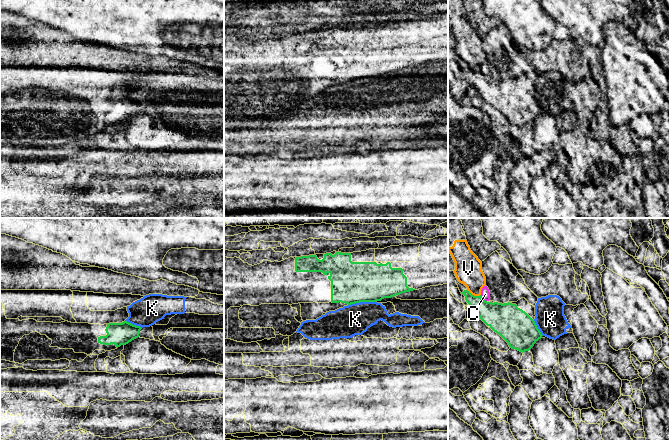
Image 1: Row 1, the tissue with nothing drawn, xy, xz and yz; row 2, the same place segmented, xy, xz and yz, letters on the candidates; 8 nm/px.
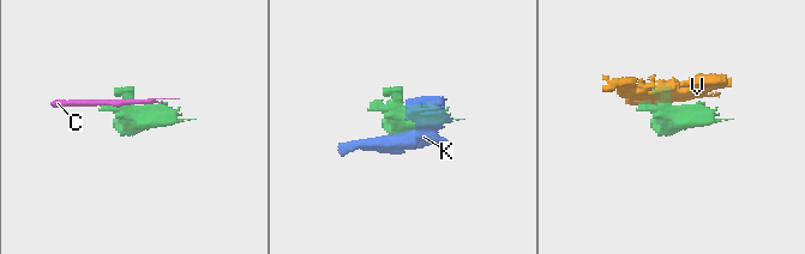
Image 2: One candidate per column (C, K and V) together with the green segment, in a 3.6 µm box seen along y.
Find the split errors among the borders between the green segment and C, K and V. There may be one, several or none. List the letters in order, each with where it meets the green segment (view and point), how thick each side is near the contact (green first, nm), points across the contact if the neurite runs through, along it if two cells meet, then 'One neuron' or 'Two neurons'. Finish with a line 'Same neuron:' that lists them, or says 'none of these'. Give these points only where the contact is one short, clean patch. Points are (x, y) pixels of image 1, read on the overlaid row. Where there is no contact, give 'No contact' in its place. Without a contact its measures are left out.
C: Touches green at yz (480, 296). Thickness 240 nm (green) against 80 nm. Boundary: yz (480, 295), (482, 297). Two neurons
K: Touches green at xz (361, 301). Thickness 340 nm (green) against 240 nm. Two neurons
V: Touches green at yz (473, 295). Thickness 200 nm (green) against 220 nm. Boundary: yz (467, 290), (474, 295), (480, 295). Two neurons
Same neuron: none of these

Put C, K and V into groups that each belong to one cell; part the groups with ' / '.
C K / V

